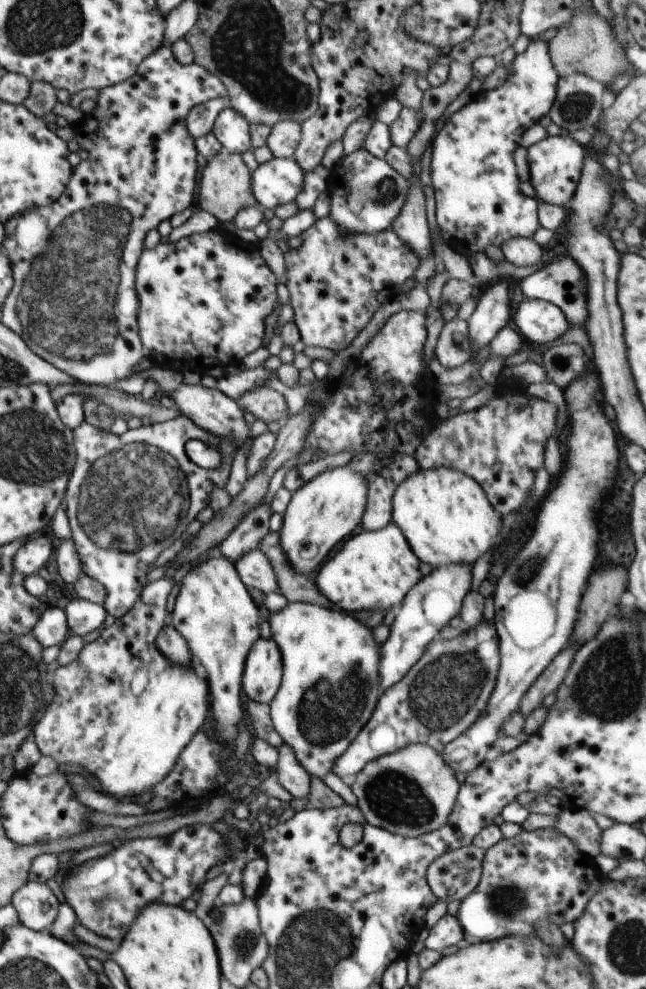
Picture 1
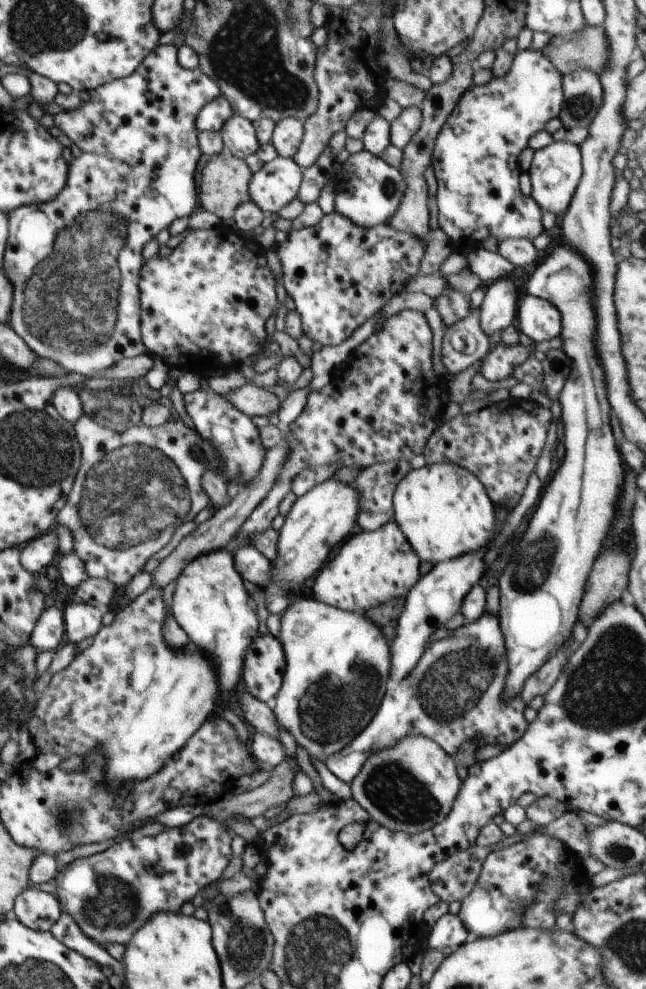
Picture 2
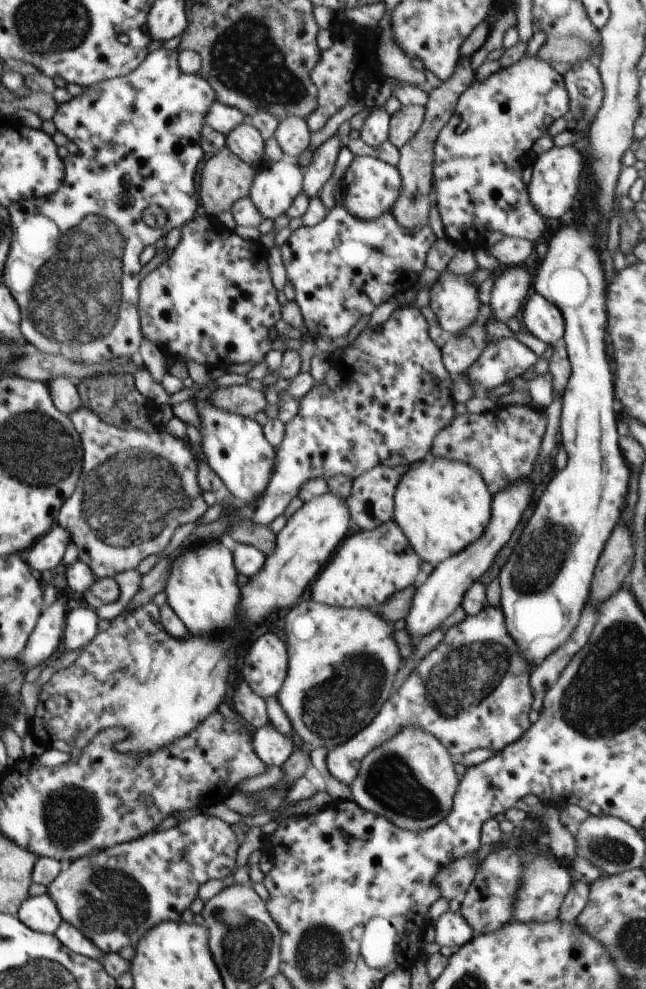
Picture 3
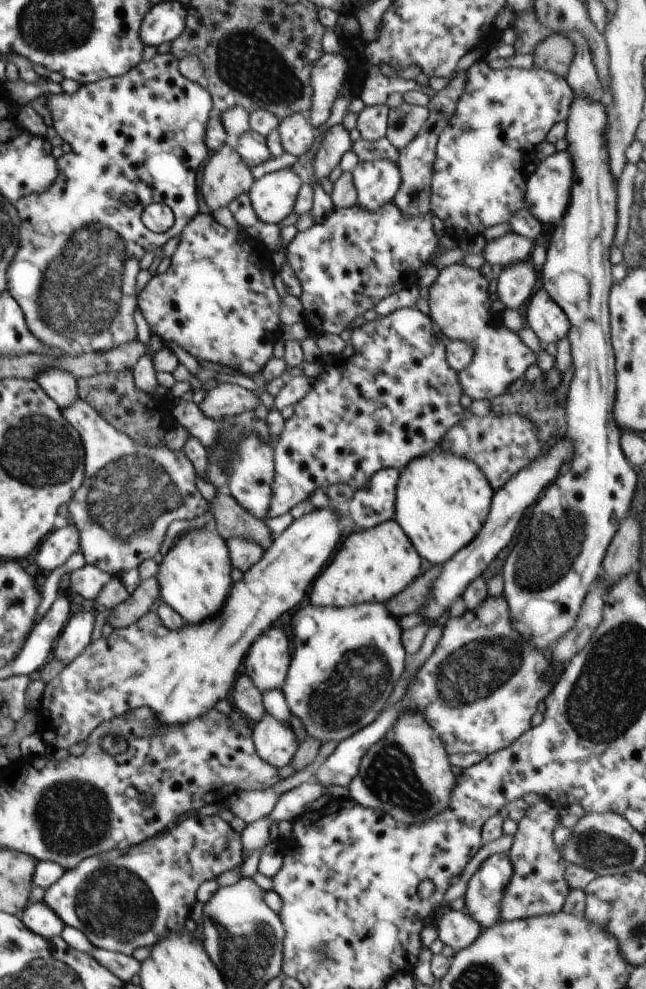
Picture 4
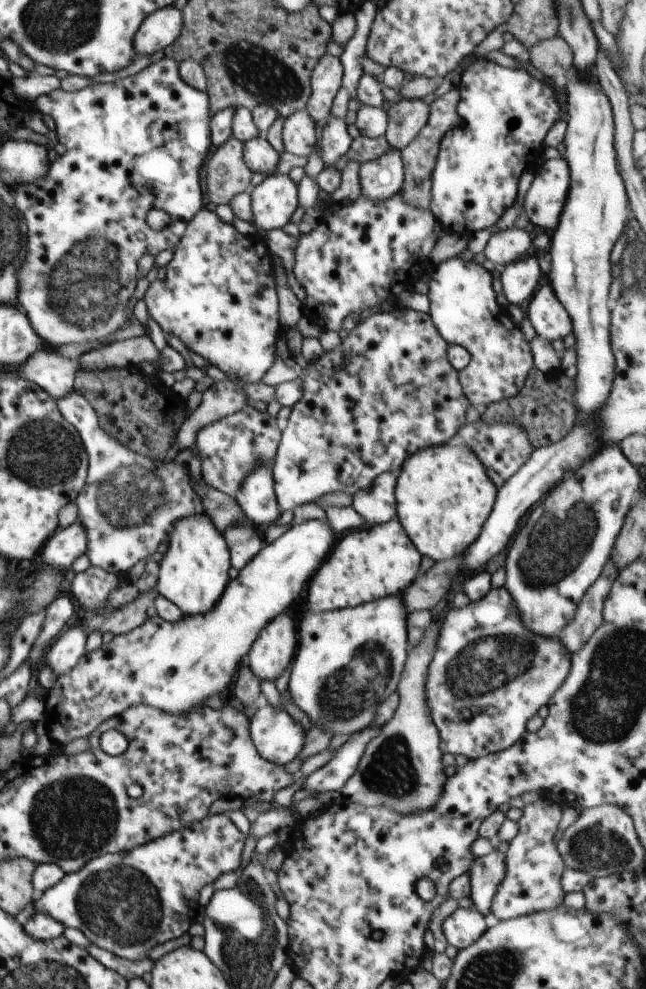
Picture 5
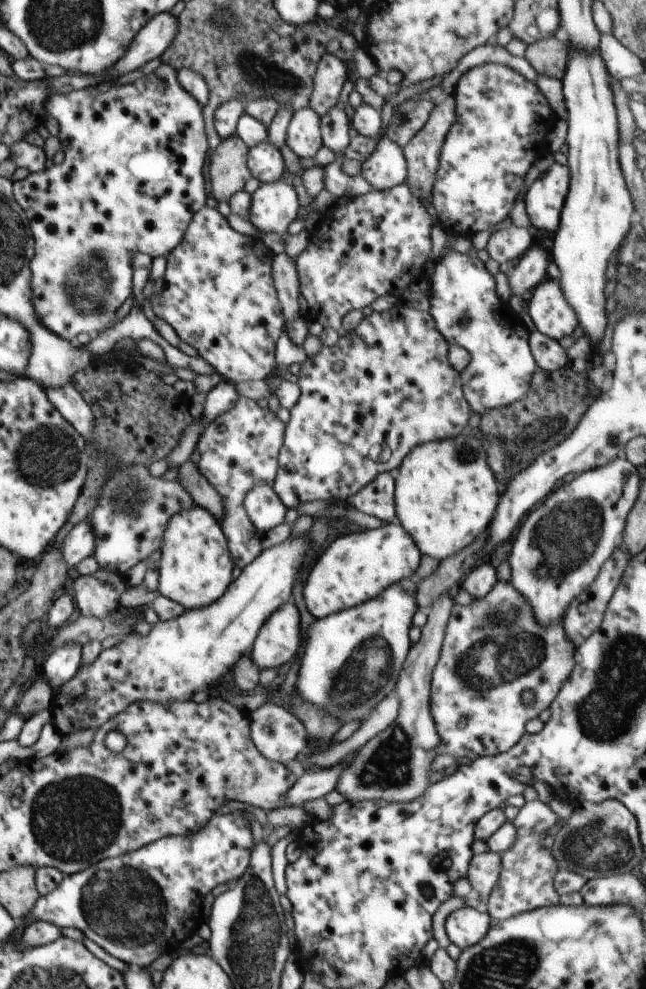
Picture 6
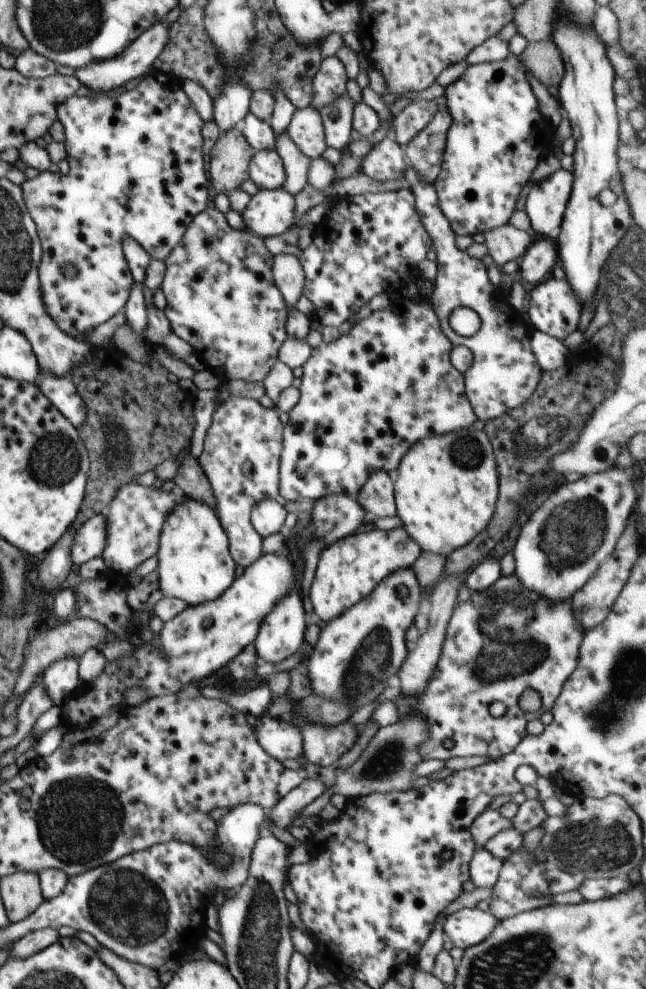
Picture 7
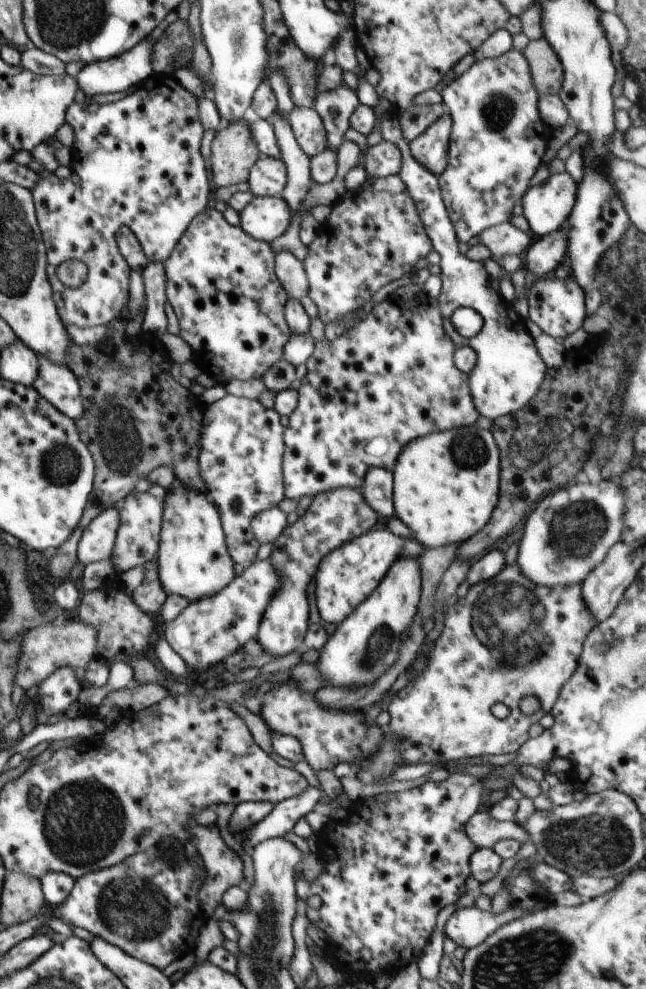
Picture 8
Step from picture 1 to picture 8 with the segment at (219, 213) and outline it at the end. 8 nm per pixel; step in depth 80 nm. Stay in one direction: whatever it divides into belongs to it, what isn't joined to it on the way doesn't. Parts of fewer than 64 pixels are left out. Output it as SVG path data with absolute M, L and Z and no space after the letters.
M230 121L216 132L211 144L213 186L246 182L254 163L262 156L248 123Z

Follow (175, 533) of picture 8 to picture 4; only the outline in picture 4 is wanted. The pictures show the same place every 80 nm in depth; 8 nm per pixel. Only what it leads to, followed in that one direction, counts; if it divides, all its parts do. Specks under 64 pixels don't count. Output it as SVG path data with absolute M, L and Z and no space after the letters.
M203 527L182 533L175 545L163 556L156 574L160 596L186 623L197 625L221 612L231 586L233 564L225 539L215 530Z

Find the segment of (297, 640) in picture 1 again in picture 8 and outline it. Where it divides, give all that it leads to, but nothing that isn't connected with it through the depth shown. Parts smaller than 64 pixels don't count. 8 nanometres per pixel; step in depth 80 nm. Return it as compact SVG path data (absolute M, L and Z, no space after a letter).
M400 557L388 569L378 588L347 616L323 646L314 665L327 685L358 688L373 683L392 666L398 656L402 634L409 629L418 612L422 575L418 558Z

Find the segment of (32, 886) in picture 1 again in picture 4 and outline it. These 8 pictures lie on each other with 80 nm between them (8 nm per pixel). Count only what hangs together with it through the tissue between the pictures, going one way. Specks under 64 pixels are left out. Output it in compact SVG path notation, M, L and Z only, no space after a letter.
M40 901L24 909L21 921L28 930L44 938L61 936L65 924L46 903Z

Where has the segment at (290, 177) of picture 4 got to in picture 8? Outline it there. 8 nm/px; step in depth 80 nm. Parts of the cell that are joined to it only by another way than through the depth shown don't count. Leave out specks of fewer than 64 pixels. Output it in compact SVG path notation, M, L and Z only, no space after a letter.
M254 196L239 213L239 226L257 241L271 243L290 226L290 207L281 197Z

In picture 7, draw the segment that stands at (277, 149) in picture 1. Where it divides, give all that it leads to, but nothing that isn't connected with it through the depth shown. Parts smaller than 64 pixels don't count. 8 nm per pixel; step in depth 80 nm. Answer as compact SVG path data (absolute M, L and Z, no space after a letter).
M314 106L296 109L286 131L309 159L320 157L328 147L321 114Z

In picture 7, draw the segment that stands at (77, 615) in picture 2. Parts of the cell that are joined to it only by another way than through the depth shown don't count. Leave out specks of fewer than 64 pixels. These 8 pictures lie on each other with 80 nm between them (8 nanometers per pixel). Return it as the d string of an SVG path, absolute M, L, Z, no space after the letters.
M70 657L57 660L40 678L53 705L62 708L66 698L81 686L78 663L78 659Z

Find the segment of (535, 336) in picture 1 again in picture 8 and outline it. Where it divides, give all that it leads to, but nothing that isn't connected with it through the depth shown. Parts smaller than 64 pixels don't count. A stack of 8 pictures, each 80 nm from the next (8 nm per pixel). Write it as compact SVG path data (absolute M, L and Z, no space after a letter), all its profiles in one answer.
M564 276L563 279L536 278L530 280L526 290L526 297L529 304L528 318L535 322L544 333L552 335L554 338L564 340L583 326L586 316L584 305L585 292L583 288L575 282L574 277Z

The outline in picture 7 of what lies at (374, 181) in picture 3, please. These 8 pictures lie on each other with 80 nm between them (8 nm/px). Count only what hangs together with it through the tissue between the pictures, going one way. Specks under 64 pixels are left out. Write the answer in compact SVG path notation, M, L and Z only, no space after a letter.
M391 135L373 144L361 162L364 175L386 184L389 180L404 179L407 165L404 147Z

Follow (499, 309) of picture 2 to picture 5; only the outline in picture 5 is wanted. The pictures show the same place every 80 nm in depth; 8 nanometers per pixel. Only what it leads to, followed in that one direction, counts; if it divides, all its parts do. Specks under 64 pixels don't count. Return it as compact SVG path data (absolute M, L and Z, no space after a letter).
M532 252L522 260L508 263L497 278L498 288L503 290L510 304L520 306L534 294L543 273L536 257Z

